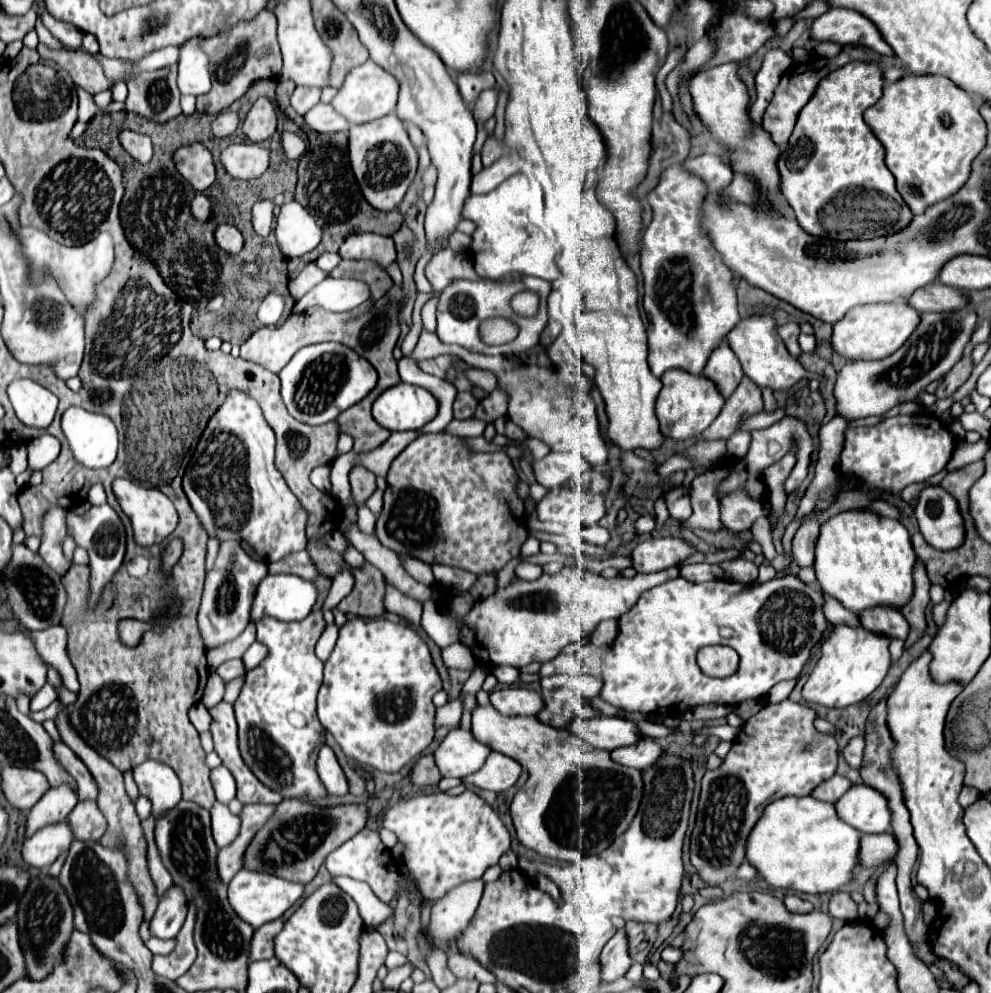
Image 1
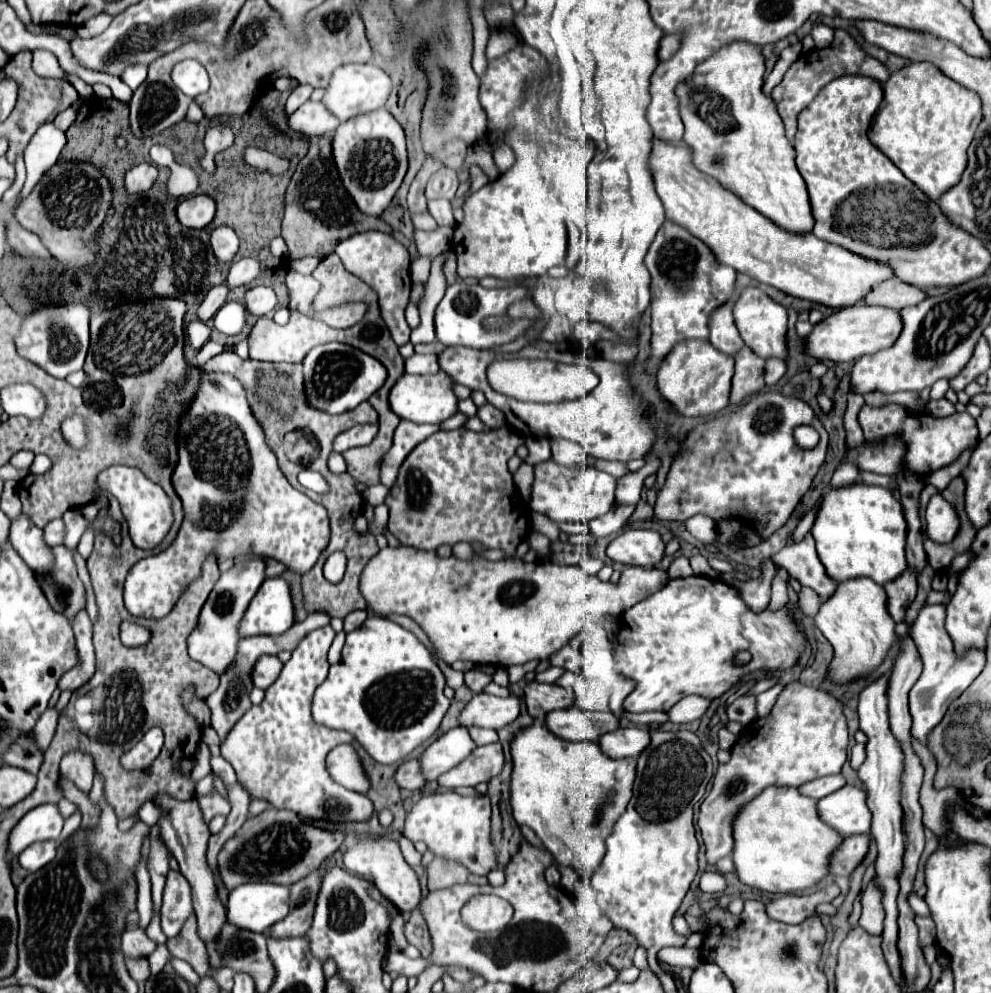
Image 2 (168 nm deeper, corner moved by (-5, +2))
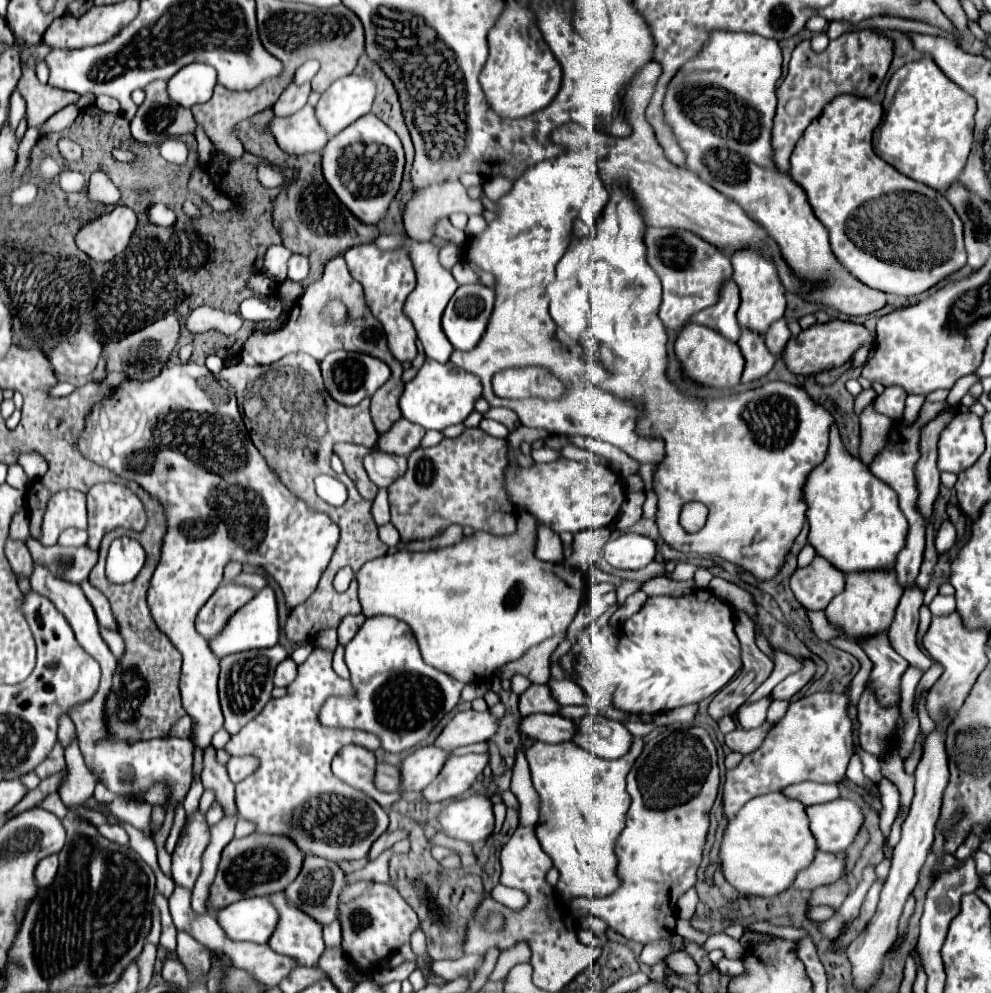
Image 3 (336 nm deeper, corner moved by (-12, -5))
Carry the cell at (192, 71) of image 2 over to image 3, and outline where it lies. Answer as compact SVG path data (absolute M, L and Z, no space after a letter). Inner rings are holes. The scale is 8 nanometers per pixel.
M192 63L180 69L168 81L170 99L178 105L192 107L196 103L206 103L212 97L212 89L216 85L216 71L204 63Z

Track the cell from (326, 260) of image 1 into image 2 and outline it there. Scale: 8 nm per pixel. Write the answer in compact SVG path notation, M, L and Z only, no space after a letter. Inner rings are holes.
M299 258L299 260L289 260L289 268L299 274L311 274L319 262L321 262L319 258Z

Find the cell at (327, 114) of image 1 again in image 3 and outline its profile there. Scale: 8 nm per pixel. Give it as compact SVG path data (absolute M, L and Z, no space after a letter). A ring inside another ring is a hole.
M306 105L292 117L274 117L270 131L276 137L282 151L290 155L304 155L312 151L322 151L330 141L324 127L318 125L314 107Z

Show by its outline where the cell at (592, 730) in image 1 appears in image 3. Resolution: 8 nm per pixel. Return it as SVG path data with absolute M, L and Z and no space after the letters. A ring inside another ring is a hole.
M528 715L522 719L522 733L530 739L544 743L564 743L572 741L576 735L576 721L562 715Z

